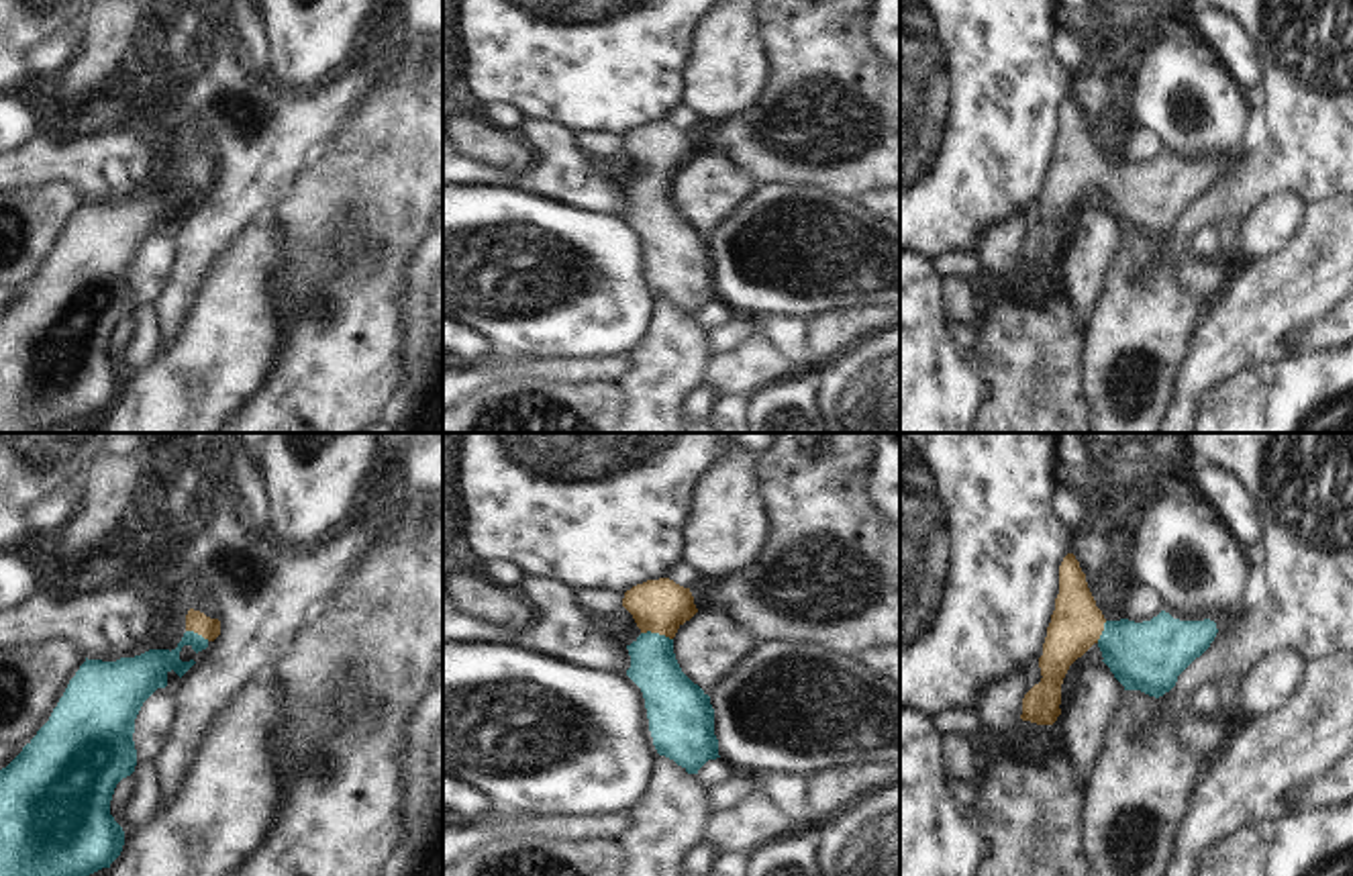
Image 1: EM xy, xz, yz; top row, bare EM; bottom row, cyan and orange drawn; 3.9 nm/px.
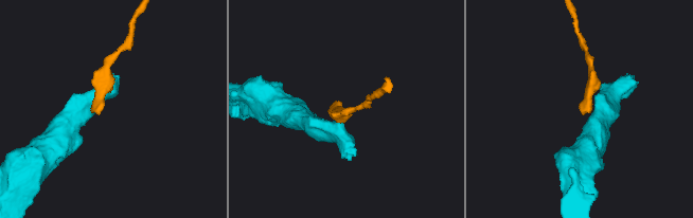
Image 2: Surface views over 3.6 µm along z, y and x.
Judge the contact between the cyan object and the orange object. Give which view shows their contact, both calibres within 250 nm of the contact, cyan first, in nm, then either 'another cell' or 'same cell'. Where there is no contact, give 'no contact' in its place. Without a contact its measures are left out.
meets cyan in xz; 200 nm thick on the cyan side, 200 nm on the other; same cell

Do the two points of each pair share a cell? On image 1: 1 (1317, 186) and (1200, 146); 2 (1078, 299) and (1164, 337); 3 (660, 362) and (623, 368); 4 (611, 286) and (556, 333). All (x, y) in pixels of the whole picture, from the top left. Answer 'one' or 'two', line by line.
1: two
2: two
3: two
4: one

